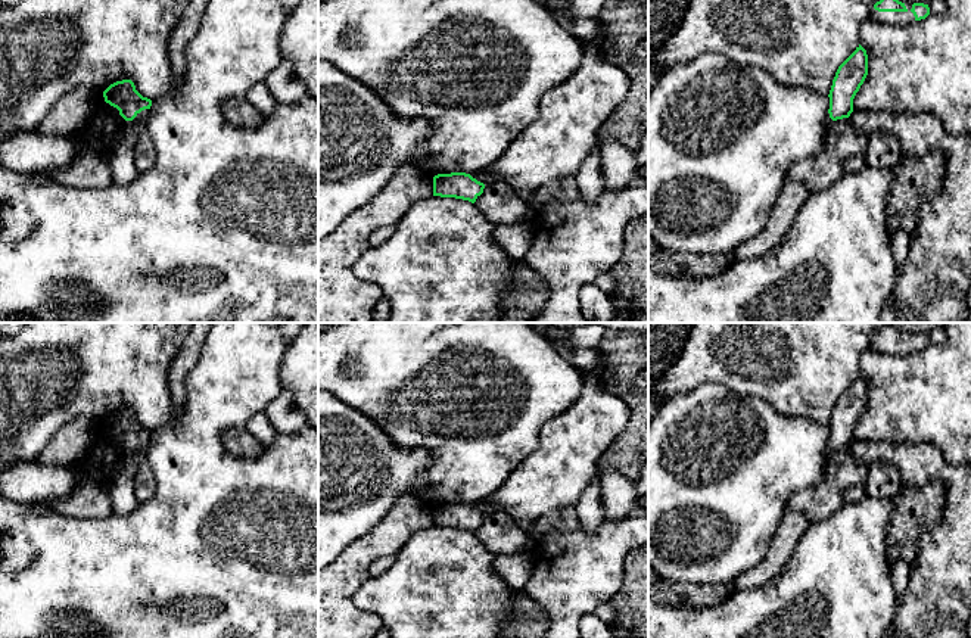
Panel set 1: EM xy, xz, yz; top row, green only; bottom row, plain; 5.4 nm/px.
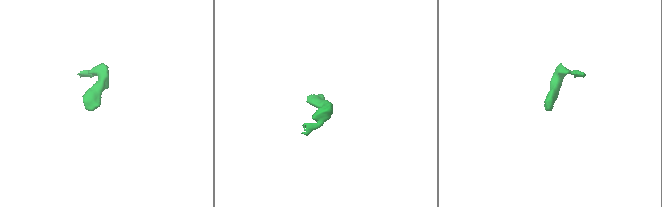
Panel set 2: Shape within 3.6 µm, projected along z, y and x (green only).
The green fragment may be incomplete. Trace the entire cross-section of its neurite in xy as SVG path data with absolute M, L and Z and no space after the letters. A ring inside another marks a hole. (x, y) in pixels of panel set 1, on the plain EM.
M122 410L111 414L103 421L105 432L119 441L125 451L136 457L137 470L134 477L134 495L140 504L152 499L156 491L156 479L147 460L147 444L152 430L143 427L131 410Z

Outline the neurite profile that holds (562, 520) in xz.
M563 508L545 514L526 532L527 550L535 550L548 532L573 532L579 529L576 508Z

